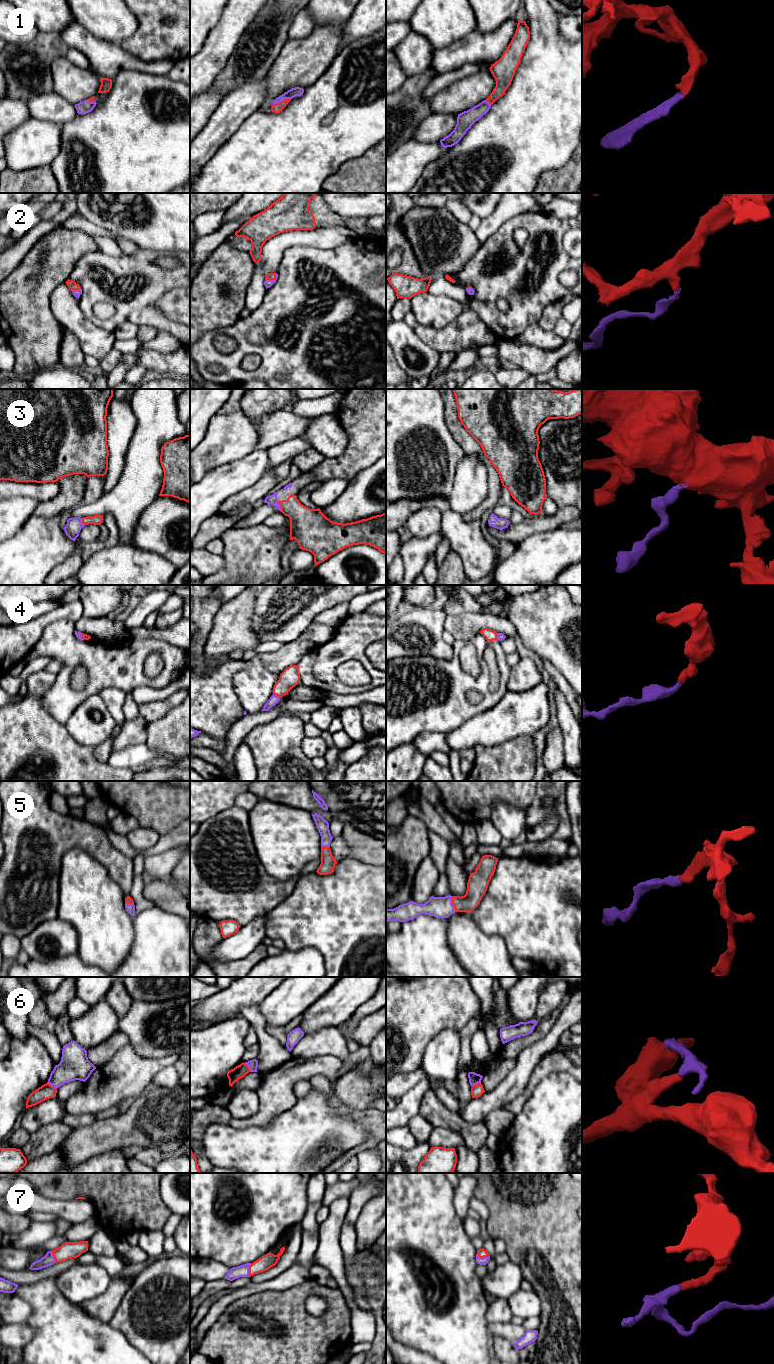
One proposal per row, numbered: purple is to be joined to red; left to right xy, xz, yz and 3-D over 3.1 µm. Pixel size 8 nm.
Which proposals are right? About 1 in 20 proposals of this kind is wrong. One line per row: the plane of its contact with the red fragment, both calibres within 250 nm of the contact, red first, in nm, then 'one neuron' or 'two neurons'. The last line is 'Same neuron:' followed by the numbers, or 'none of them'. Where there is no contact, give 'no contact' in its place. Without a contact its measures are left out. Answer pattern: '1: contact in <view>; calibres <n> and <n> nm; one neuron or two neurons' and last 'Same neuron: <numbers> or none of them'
1: contact in xz; calibres 80 and 80 nm; one neuron
2: contact in xz; calibres 60 and 60 nm; one neuron
3: contact in xy; calibres 80 and 130 nm; one neuron
4: contact in xz; calibres 160 and 70 nm; one neuron
5: contact in yz; calibres 170 and 180 nm; one neuron
6: contact in xy; calibres 120 and 240 nm; two neurons
7: contact in yz; calibres 70 and 60 nm; one neuron
Same neuron: 1, 2, 3, 4, 5, 7

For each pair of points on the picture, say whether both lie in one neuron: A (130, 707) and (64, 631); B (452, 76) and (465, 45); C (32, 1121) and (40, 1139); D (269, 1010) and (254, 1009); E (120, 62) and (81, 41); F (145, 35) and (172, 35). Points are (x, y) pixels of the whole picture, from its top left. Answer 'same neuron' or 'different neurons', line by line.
A: different neurons
B: different neurons
C: different neurons
D: different neurons
E: same neuron
F: same neuron

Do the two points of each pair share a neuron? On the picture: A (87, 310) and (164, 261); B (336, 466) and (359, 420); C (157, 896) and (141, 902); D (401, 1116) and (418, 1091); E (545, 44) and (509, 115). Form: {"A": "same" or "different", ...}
{"A": "same", "B": "same", "C": "different", "D": "same", "E": "same"}

